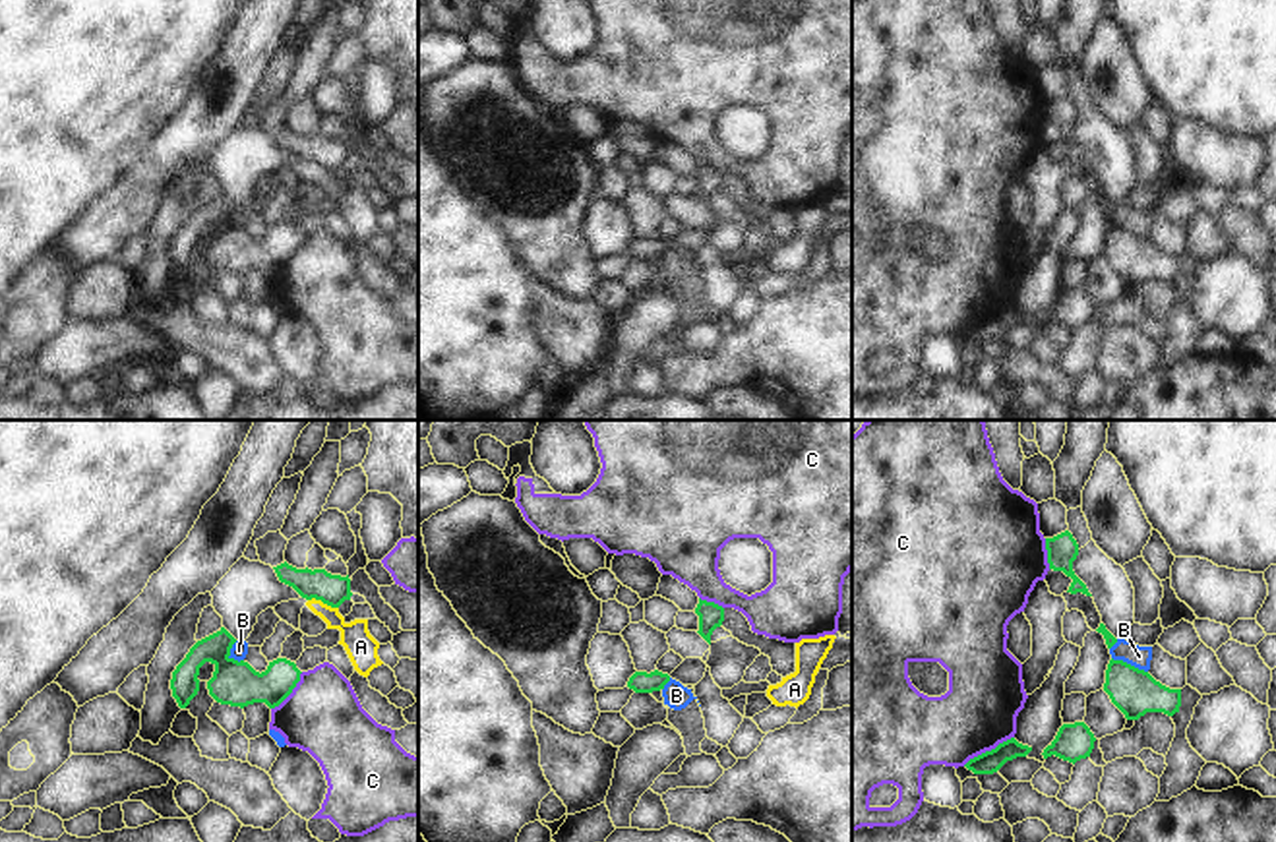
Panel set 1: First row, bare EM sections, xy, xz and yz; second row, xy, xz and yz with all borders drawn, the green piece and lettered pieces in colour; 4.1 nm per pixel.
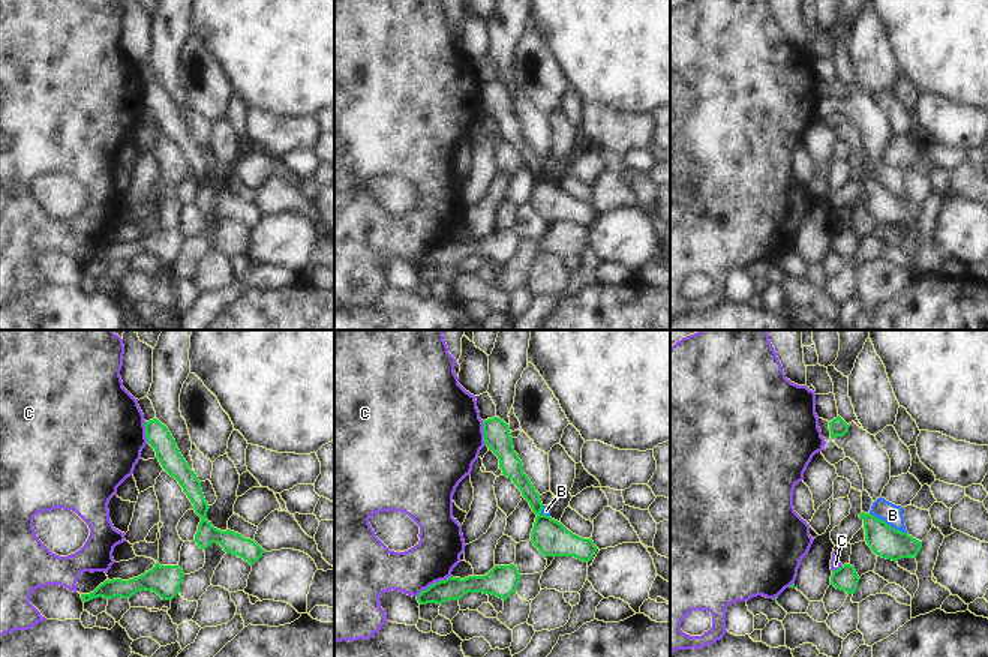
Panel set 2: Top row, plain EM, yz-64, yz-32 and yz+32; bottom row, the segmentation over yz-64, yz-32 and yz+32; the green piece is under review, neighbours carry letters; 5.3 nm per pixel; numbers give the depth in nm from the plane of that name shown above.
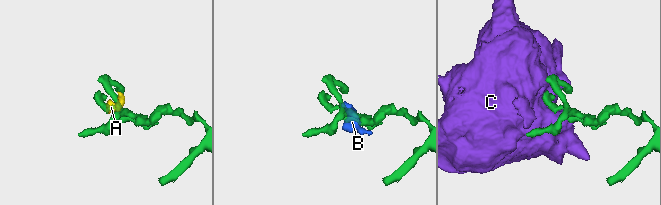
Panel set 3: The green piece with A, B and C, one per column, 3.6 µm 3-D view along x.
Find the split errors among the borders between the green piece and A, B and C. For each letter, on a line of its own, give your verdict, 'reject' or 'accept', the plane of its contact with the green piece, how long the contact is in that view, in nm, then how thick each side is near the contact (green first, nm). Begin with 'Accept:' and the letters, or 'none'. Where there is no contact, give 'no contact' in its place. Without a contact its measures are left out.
Accept: none
A: reject; meets green in xy; contact 130 nm long; 130 nm thick on the green side, 130 nm on the other
B: reject; meets green in yz; contact 170 nm long; 190 nm thick on the green side, 90 nm on the other
C: reject; meets green in yz; contact 240 nm long; 90 nm thick on the green side, 320 nm on the other

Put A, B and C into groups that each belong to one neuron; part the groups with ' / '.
A B / C

